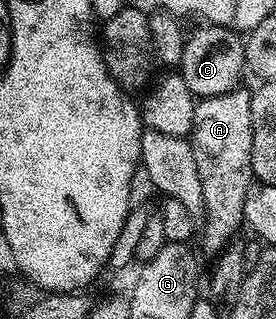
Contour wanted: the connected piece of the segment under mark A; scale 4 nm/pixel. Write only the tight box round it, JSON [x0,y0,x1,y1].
[189,86,253,254]

